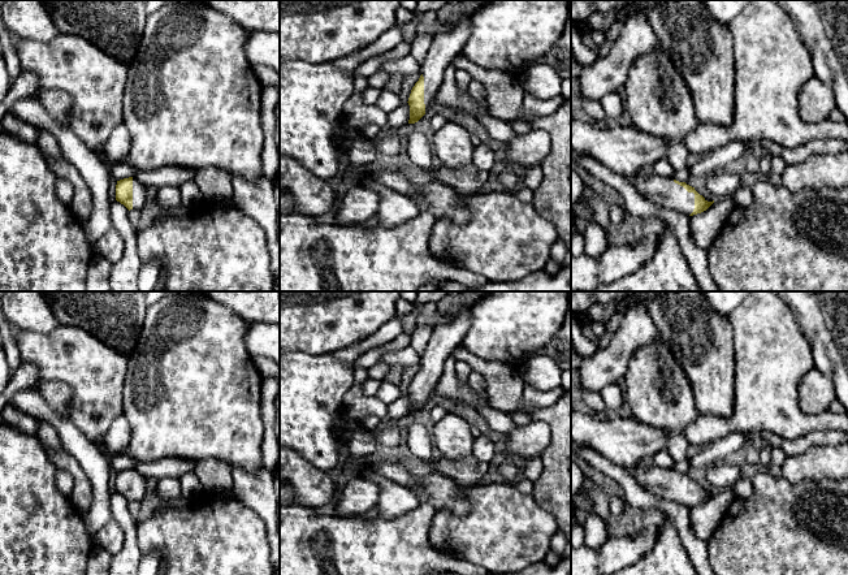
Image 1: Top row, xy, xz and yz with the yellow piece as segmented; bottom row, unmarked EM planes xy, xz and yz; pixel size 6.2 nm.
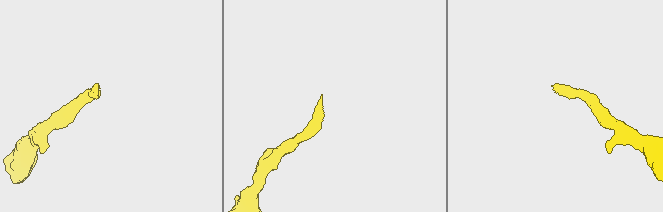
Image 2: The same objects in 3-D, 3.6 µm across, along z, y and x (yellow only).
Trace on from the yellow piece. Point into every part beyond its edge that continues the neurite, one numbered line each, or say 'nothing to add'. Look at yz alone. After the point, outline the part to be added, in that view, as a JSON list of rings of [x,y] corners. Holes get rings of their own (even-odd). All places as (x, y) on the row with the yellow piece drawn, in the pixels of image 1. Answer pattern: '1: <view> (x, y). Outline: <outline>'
1: yz (663, 191). Outline: [[[640,173],[629,177],[635,189],[649,202],[669,209],[691,215],[695,209],[695,194],[674,182],[672,177],[656,174],[644,177]]]

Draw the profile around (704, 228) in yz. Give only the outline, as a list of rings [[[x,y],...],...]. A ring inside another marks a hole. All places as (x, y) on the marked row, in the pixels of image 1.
[[[728,196],[714,200],[706,211],[691,216],[691,239],[698,247],[708,250],[713,245],[735,207],[736,204],[734,196]]]

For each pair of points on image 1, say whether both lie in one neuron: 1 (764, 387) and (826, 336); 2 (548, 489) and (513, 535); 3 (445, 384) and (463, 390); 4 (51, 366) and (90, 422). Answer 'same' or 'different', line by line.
1: different
2: different
3: same
4: same

